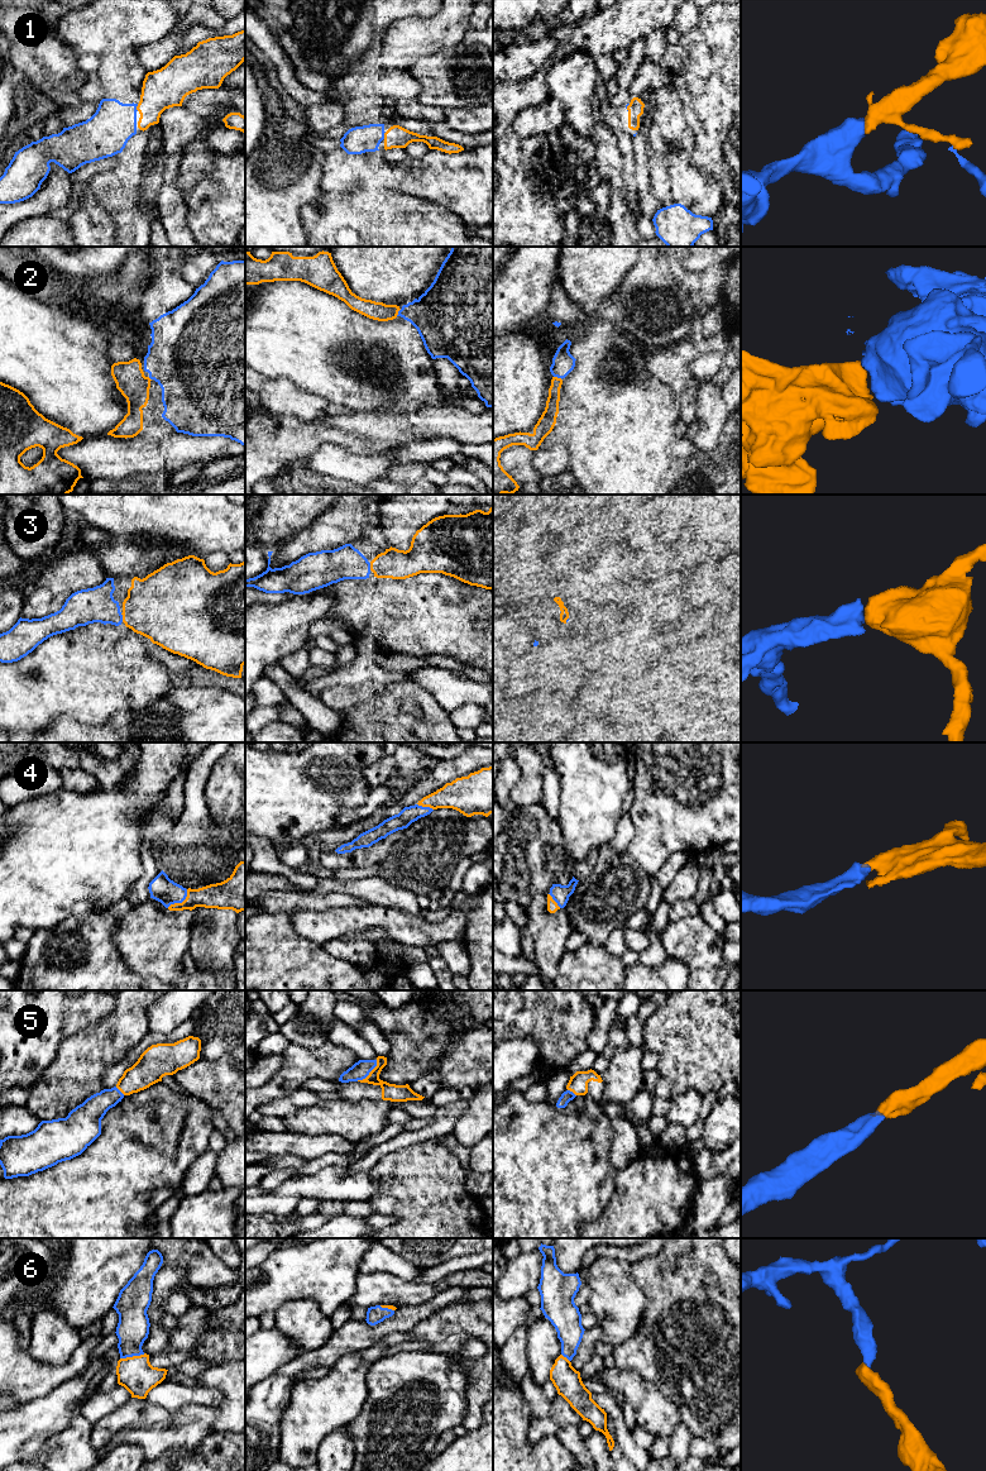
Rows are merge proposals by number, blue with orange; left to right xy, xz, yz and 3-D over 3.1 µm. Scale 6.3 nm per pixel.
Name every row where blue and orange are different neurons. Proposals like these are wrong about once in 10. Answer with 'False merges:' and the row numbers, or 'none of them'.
False merges: none of them

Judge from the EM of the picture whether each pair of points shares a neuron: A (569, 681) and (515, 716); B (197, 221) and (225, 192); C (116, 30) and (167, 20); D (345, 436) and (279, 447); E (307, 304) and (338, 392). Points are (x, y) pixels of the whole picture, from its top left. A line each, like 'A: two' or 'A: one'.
A: one
B: one
C: one
D: one
E: one

